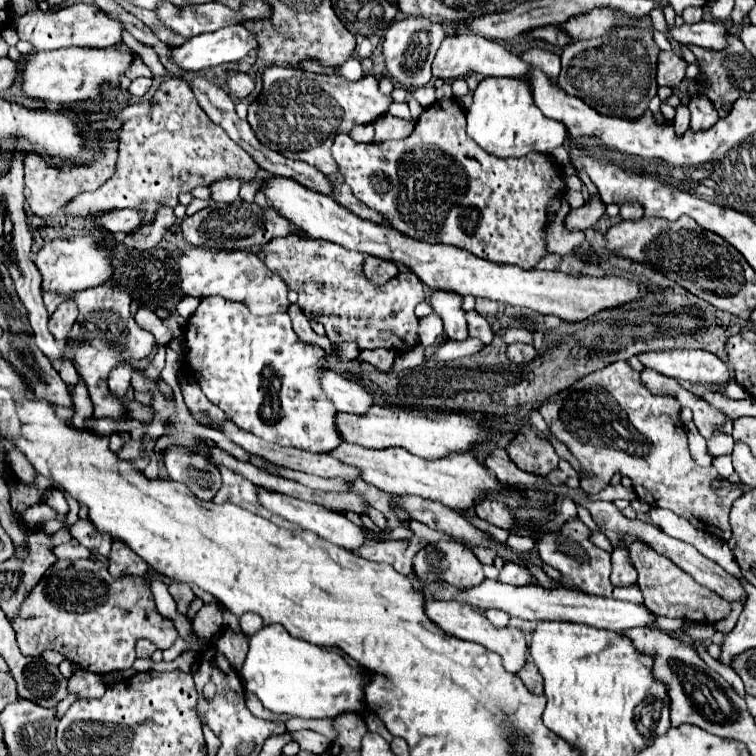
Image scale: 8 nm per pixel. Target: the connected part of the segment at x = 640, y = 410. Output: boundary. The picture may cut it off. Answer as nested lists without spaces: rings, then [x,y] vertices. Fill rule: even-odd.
[[[616,361],[602,371],[590,373],[588,377],[574,383],[570,389],[562,391],[558,395],[558,403],[548,401],[540,407],[540,415],[550,425],[552,433],[566,443],[566,447],[572,451],[572,455],[582,463],[582,467],[592,473],[594,477],[582,477],[580,489],[586,493],[598,493],[604,489],[612,475],[620,471],[622,475],[628,475],[632,479],[632,487],[640,501],[646,501],[652,507],[664,507],[674,511],[676,515],[692,521],[708,533],[716,535],[722,541],[730,539],[730,523],[728,513],[732,503],[744,493],[740,487],[734,487],[728,479],[720,477],[714,467],[700,467],[690,455],[686,431],[680,423],[680,403],[672,395],[654,395],[650,393],[642,381],[640,373],[634,371],[626,361]],[[714,481],[722,481],[720,487],[714,487]]]

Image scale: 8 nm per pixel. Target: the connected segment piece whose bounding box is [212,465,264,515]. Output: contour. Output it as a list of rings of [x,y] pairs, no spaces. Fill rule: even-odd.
[[[218,465],[218,469],[220,469],[220,475],[222,475],[222,487],[214,495],[212,501],[214,503],[232,503],[232,505],[248,509],[252,513],[262,513],[264,515],[260,499],[256,497],[258,485],[250,483],[240,473],[234,473],[224,465]]]

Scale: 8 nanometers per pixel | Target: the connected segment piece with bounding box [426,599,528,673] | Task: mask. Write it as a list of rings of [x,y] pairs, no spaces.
[[[440,599],[440,601],[428,601],[428,603],[426,603],[426,615],[428,615],[438,627],[442,627],[446,633],[450,633],[450,635],[454,635],[454,637],[458,637],[458,639],[464,639],[464,641],[480,643],[480,645],[484,645],[486,649],[498,653],[498,655],[502,657],[502,661],[504,661],[506,671],[518,673],[518,671],[526,665],[526,649],[528,649],[528,645],[526,645],[524,633],[522,633],[520,629],[510,627],[510,625],[506,625],[506,627],[494,627],[494,625],[486,619],[486,615],[484,615],[482,611],[476,611],[476,609],[472,609],[470,605],[460,603],[460,601],[444,601],[444,599]]]

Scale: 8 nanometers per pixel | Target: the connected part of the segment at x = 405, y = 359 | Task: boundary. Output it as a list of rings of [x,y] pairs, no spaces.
[[[416,345],[414,349],[406,351],[406,353],[398,353],[396,361],[394,361],[394,371],[404,371],[410,367],[416,367],[424,361],[424,347]]]

